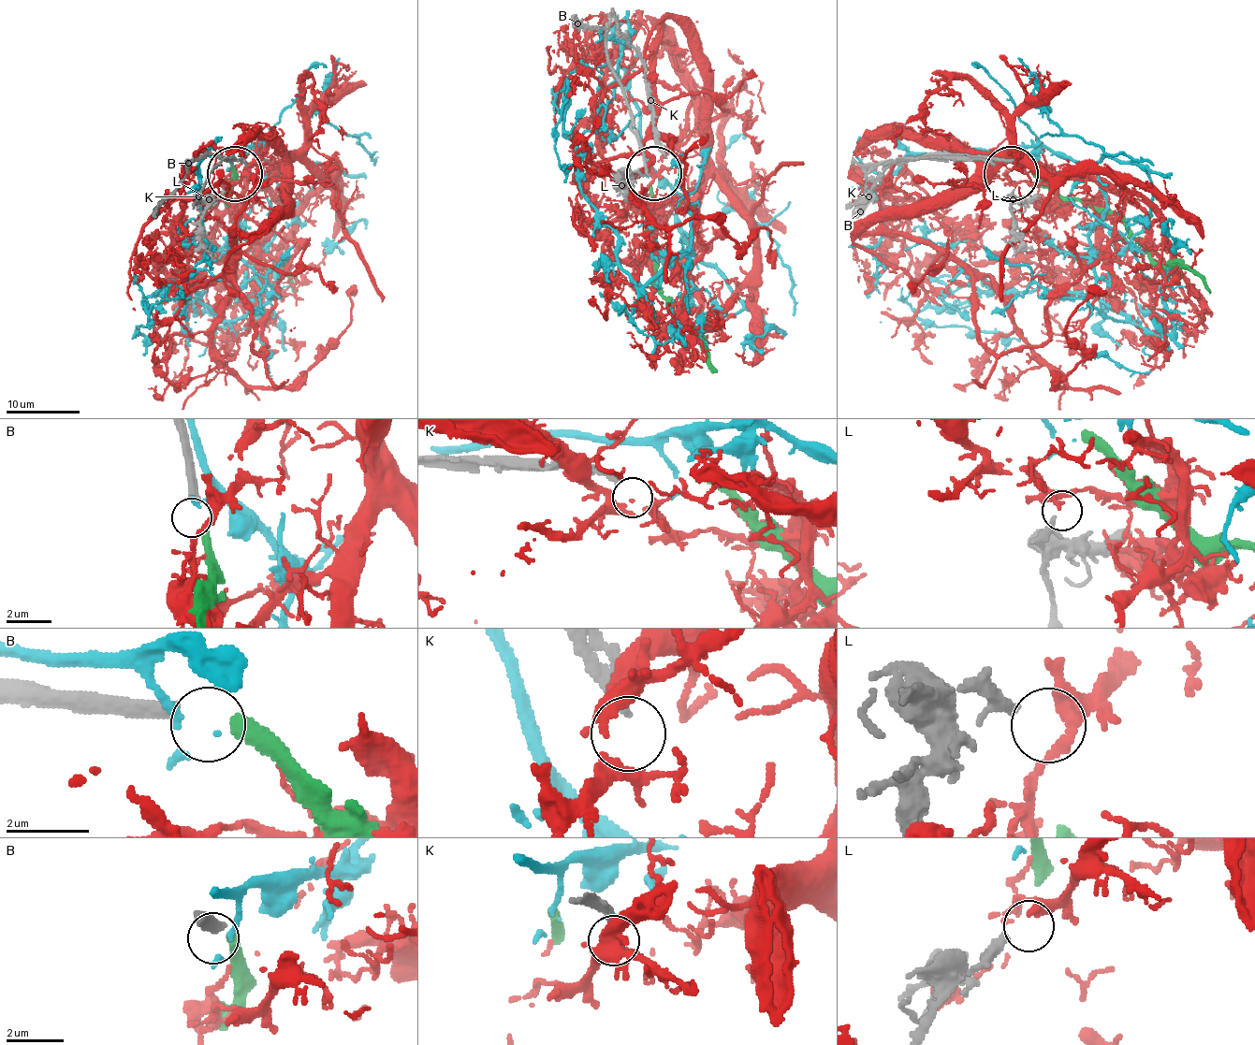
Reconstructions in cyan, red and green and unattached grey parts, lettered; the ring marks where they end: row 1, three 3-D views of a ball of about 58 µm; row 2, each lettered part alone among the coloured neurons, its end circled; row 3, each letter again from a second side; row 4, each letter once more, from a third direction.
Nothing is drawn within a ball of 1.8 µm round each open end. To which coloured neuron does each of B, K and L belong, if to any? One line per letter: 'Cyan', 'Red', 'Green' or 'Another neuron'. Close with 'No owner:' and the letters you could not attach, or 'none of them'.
B: Green
K: Another neuron
L: Red
No owner: K

